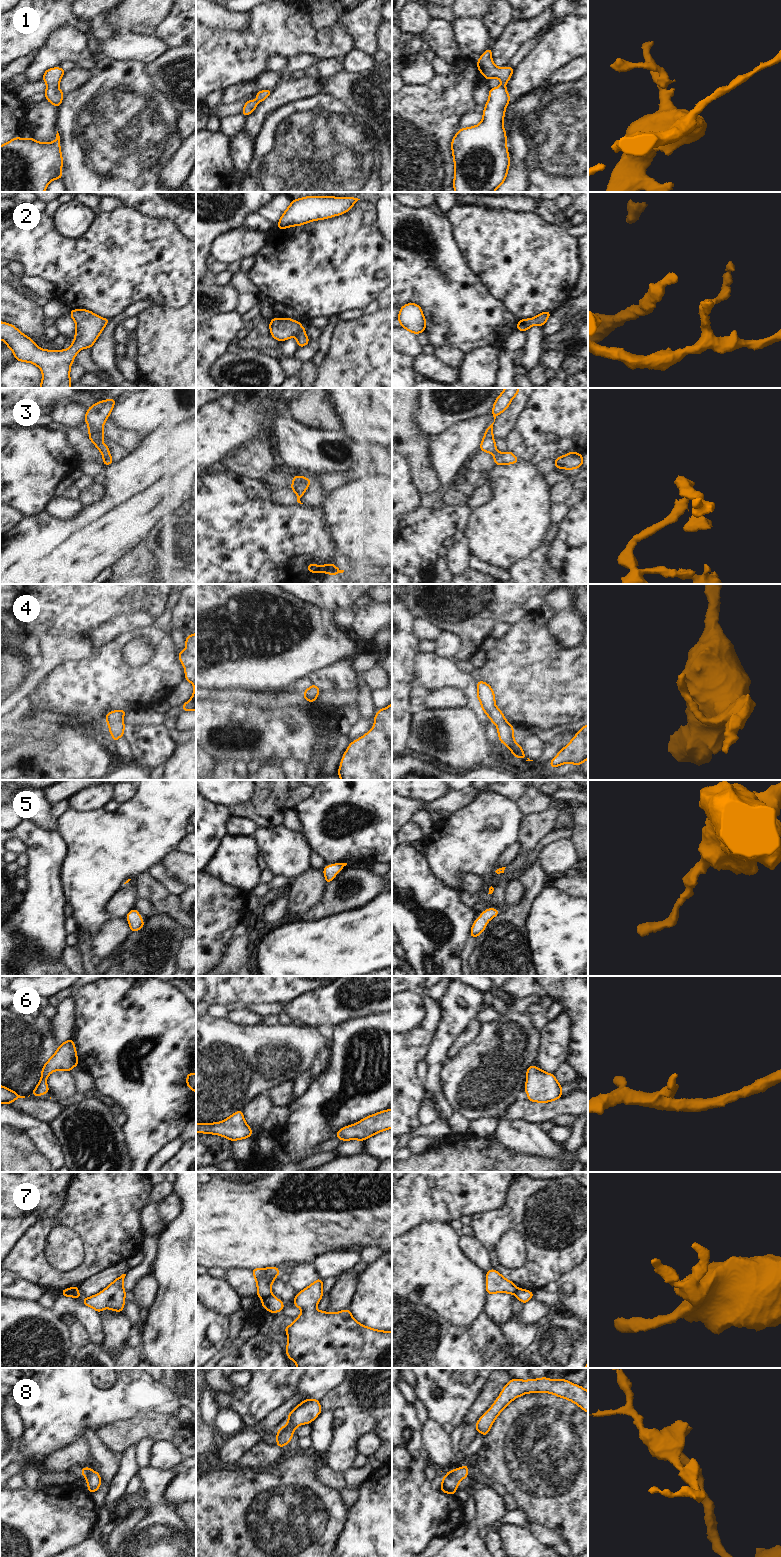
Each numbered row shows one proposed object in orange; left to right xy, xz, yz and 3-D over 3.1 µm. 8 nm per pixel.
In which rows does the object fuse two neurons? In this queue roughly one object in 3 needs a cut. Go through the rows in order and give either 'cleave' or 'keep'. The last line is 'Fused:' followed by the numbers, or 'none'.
1: keep
2: keep
3: keep
4: keep
5: keep
6: keep
7: cleave
8: keep
Fused: 7

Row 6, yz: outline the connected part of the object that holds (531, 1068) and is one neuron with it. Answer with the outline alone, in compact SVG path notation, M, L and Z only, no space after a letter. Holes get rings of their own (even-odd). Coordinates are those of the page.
M529 1066L526 1072L524 1090L531 1102L552 1102L562 1096L562 1086L554 1074L540 1070L536 1066Z

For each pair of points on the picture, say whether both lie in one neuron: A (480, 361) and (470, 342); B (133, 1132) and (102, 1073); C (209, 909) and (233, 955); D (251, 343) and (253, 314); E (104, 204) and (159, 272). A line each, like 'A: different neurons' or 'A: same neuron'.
A: different neurons
B: same neuron
C: different neurons
D: same neuron
E: different neurons

